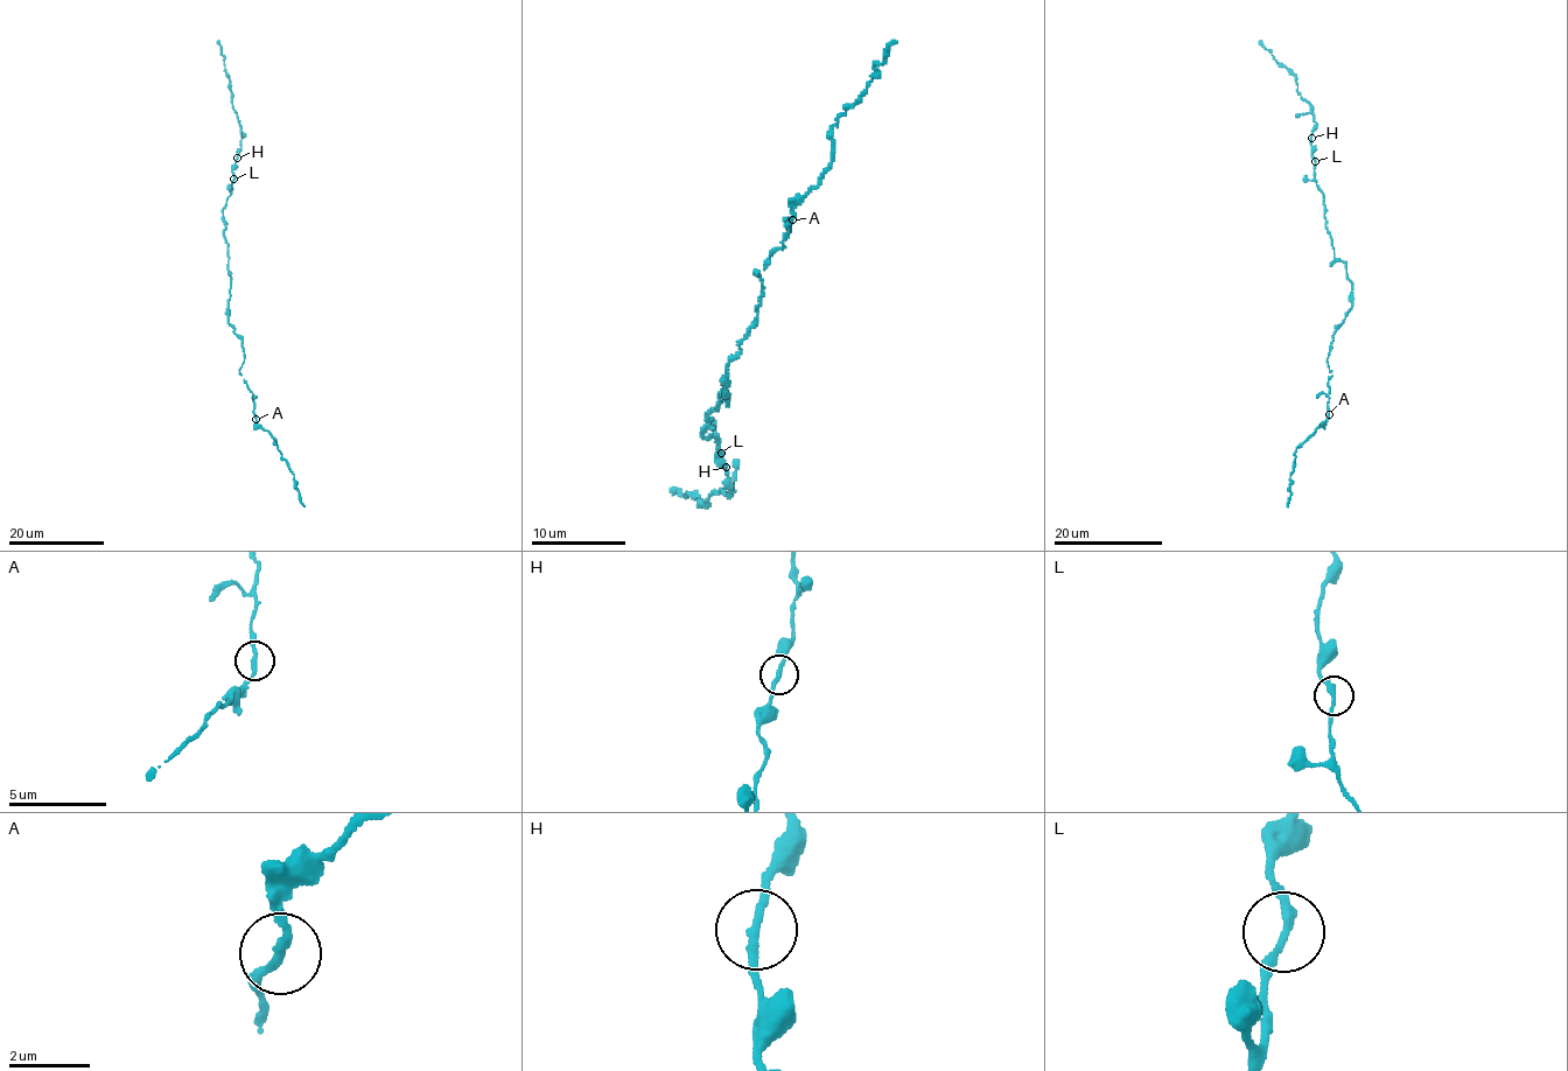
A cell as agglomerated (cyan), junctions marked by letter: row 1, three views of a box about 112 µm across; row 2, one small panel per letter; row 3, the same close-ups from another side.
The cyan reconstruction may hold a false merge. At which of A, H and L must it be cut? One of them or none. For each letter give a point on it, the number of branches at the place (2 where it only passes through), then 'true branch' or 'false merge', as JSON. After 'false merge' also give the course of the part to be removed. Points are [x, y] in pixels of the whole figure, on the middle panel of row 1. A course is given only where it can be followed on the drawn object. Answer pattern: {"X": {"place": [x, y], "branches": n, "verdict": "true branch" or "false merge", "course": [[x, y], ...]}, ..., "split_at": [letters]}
{"A": {"place": [792, 219], "branches": 2, "verdict": "true branch"}, "H": {"place": [726, 467], "branches": 2, "verdict": "true branch"}, "L": {"place": [721, 453], "branches": 2, "verdict": "true branch"}, "split_at": []}

